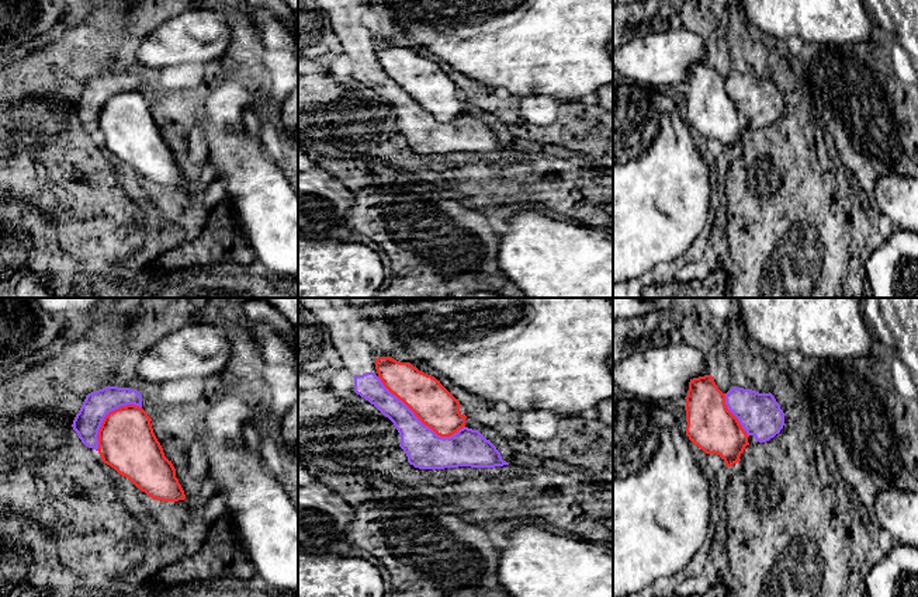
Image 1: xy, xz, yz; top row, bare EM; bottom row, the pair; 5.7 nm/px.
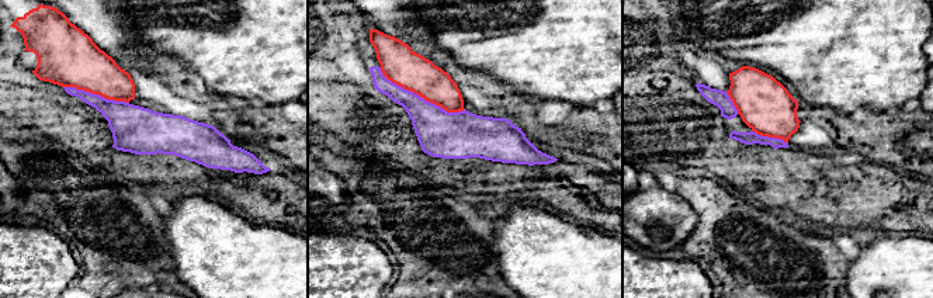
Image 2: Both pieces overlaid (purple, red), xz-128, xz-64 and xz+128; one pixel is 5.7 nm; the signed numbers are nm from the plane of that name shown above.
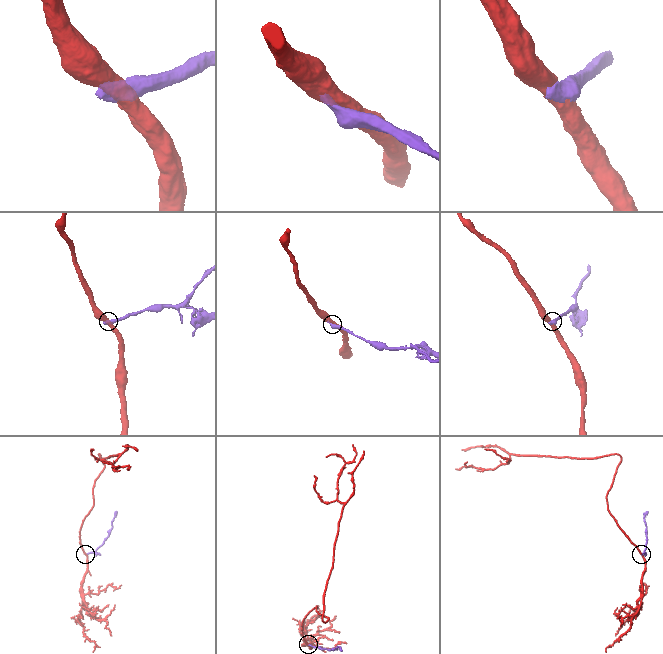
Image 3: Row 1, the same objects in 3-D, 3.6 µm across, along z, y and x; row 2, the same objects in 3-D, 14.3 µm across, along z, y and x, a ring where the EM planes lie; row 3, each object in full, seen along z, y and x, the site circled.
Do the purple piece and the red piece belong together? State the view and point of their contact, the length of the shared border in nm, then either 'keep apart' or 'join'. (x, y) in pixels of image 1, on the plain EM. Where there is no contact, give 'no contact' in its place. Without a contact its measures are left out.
contact xz (419, 106); length 600 nm; keep apart

